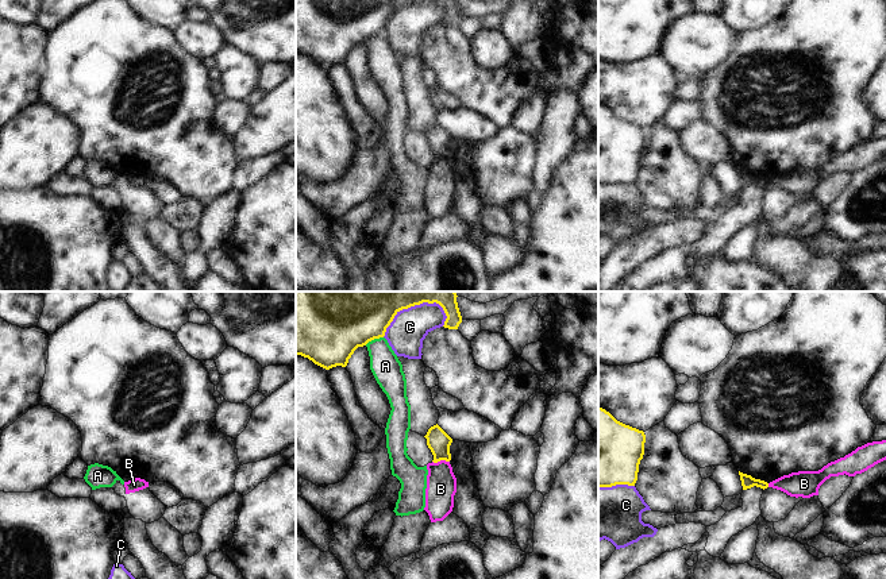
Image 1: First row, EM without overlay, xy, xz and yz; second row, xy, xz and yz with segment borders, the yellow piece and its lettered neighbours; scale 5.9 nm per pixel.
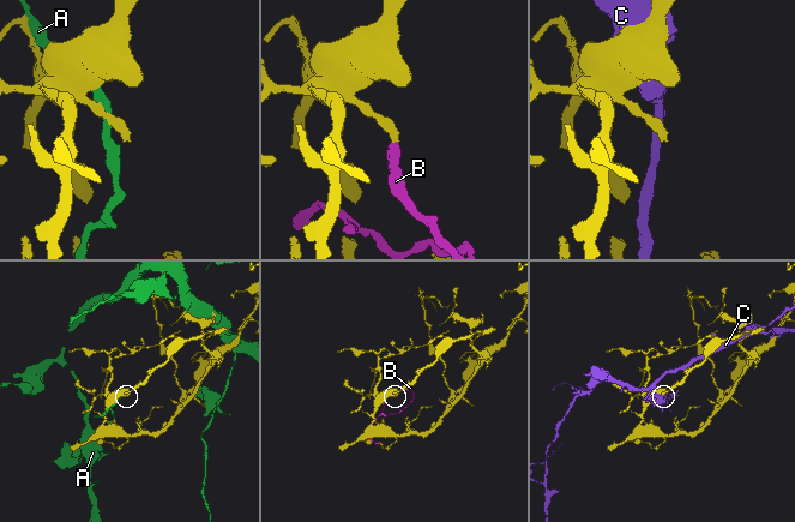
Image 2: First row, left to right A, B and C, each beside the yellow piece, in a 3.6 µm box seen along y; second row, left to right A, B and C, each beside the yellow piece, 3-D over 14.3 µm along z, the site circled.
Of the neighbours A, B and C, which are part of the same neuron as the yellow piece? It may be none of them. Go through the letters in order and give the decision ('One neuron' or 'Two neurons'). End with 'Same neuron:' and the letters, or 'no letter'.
A: Two neurons
B: Two neurons
C: Two neurons
Same neuron: no letter

